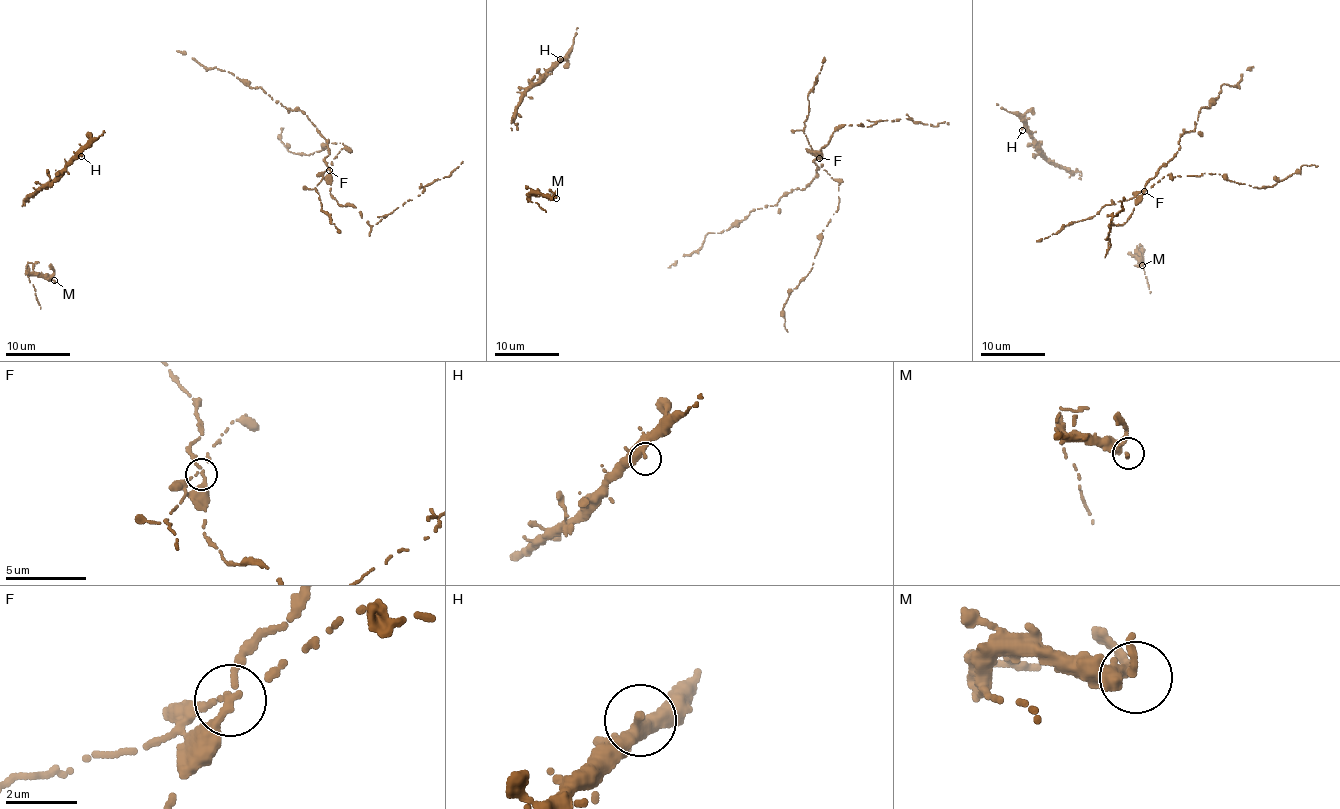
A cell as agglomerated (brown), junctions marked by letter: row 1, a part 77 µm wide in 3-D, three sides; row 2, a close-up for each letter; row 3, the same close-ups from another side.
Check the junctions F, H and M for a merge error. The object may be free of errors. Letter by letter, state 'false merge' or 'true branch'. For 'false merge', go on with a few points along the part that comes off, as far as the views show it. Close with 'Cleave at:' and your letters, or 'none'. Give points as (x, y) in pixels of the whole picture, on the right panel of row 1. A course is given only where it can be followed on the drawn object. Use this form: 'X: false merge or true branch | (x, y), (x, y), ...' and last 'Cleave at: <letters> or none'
F: false merge | (1144, 190), (1178, 150), (1183, 132), (1195, 128), (1201, 108), (1211, 104), (1220, 87), (1236, 85), (1253, 66)
H: true branch
M: true branch
Cleave at: F

